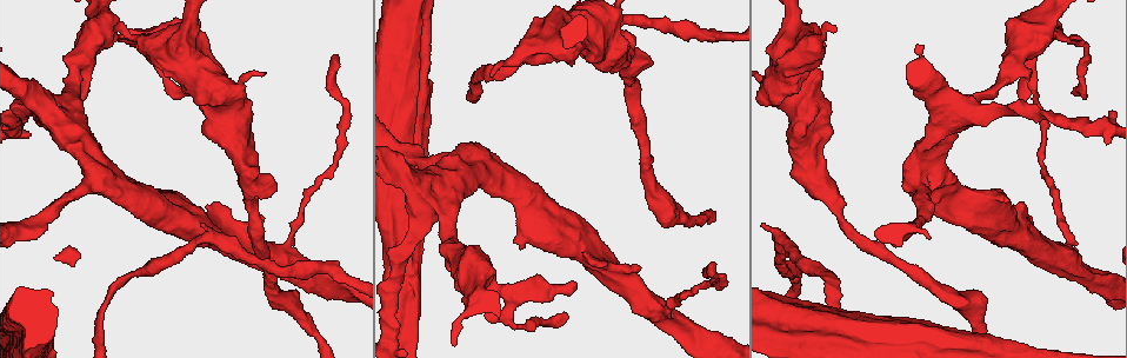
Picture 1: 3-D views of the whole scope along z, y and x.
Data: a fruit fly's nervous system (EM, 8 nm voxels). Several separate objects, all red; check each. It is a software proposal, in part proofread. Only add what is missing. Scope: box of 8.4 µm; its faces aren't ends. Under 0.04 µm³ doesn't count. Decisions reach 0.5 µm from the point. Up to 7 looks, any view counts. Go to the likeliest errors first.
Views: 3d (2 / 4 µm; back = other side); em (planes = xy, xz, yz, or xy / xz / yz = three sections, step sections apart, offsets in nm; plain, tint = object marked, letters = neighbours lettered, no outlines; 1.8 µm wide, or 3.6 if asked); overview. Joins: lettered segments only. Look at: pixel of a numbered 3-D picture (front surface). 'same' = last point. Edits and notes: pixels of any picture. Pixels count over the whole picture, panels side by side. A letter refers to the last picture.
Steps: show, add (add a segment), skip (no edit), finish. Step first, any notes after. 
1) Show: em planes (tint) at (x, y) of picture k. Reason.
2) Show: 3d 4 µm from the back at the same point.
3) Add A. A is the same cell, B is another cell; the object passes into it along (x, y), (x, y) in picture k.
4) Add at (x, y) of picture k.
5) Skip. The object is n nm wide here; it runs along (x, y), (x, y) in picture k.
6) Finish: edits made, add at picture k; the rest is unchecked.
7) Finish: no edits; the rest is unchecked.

Show: em planes (letters) at (220, 204) of picture 1. Stops while still wide.

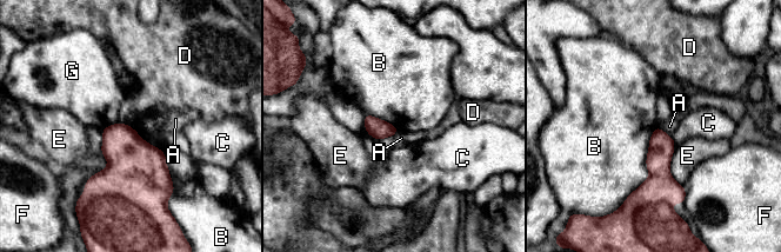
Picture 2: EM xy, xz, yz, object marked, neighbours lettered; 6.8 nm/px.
Skip. The longest contact is with B, 600 nm; A, B, C, D, E, F and G are other cells; a border runs along (659, 125), (648, 177), (622, 204) in picture 2; none of them fits.

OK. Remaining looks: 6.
Show: 3d 4 µm at (637, 54) of picture 1. Free end.

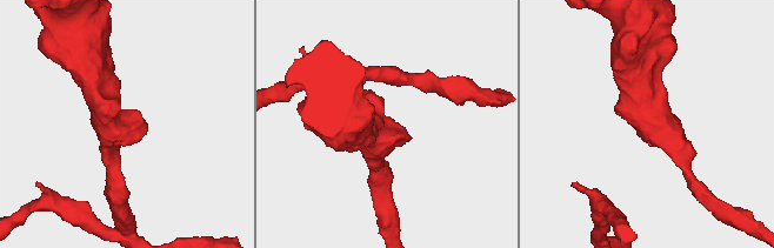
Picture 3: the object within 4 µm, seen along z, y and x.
Show: em yz step 16 (letters) at (123, 143) of picture 3. Need the tissue.

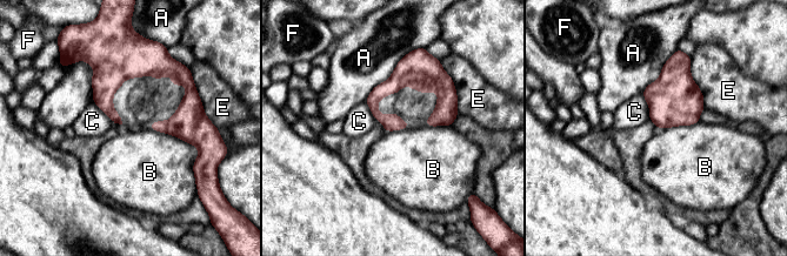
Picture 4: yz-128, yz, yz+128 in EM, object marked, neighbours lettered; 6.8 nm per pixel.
Show: em planes (letters) at the same point.

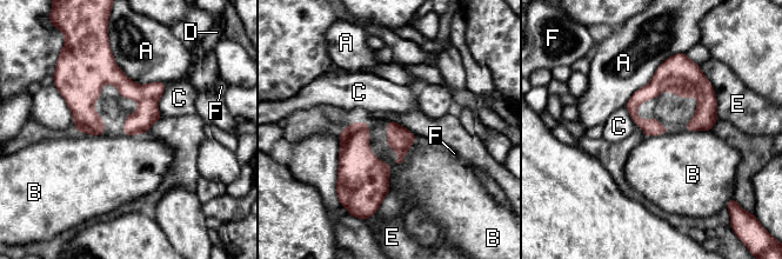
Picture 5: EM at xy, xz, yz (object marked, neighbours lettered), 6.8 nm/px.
Skip. The longest contact is with A, 440 nm; A, B, C, D, E and F are other cells; a border runs along (416, 137), (403, 159), (395, 163) in picture 5; none of them fits.

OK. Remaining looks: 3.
Show: em 3.6 µm planes (letters) at (492, 76) of picture 1. An open end.

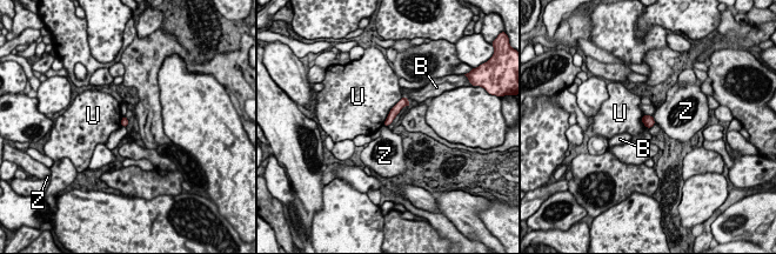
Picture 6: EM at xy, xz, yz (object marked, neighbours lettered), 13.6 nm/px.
Skip. B, U and Z are other cells; a border runs along (651, 117), (655, 121) in picture 6; none of them fits.

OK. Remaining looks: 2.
Finish: no edits; the rest is unchecked.

